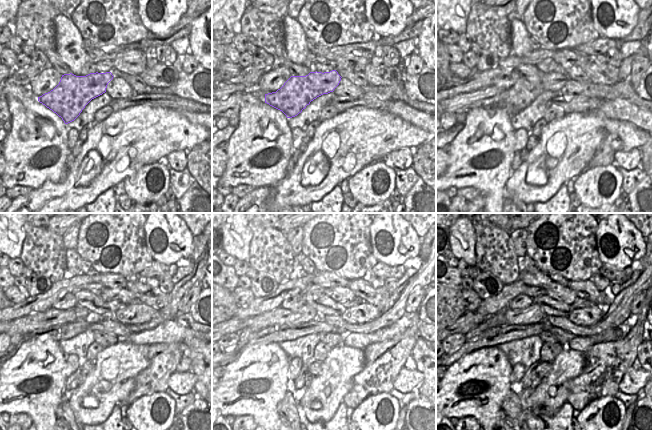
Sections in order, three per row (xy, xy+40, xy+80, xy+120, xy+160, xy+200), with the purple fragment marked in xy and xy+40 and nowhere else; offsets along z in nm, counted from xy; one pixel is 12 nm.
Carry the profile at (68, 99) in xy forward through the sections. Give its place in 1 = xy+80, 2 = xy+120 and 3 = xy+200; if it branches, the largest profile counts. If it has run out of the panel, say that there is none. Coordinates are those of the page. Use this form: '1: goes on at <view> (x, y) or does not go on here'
1: goes on at xy+80 (518, 97)
2: goes on at xy+120 (113, 305)
3: goes on at xy+200 (580, 302)

